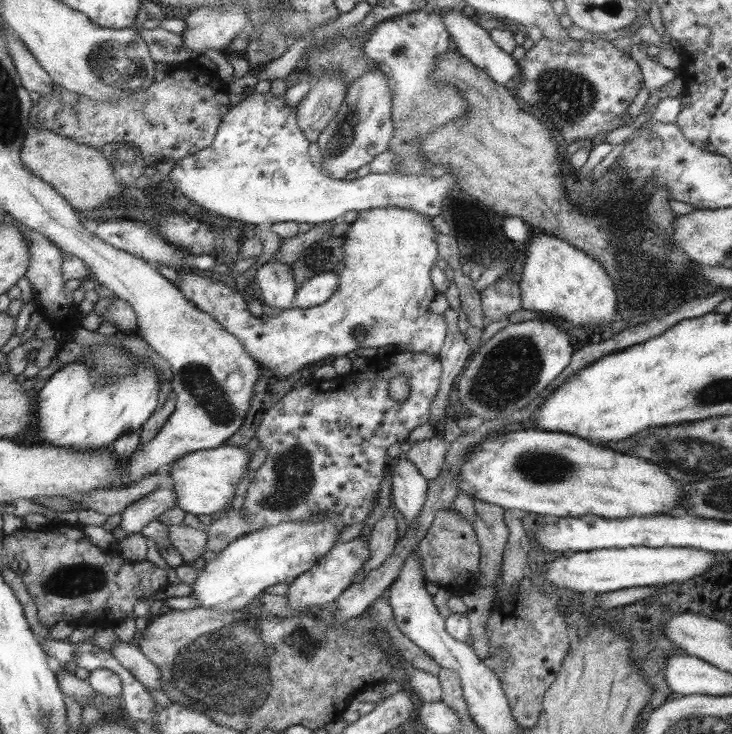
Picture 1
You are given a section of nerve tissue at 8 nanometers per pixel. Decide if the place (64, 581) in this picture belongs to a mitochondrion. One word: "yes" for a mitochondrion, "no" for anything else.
yes

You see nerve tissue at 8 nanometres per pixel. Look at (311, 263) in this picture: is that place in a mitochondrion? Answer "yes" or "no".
yes

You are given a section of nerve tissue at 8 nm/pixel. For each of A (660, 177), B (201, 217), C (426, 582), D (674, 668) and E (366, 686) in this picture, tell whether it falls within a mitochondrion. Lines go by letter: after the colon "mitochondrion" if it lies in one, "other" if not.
A: mitochondrion
B: other
C: other
D: other
E: other

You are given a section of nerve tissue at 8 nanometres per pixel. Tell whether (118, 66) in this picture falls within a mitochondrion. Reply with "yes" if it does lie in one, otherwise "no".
yes

